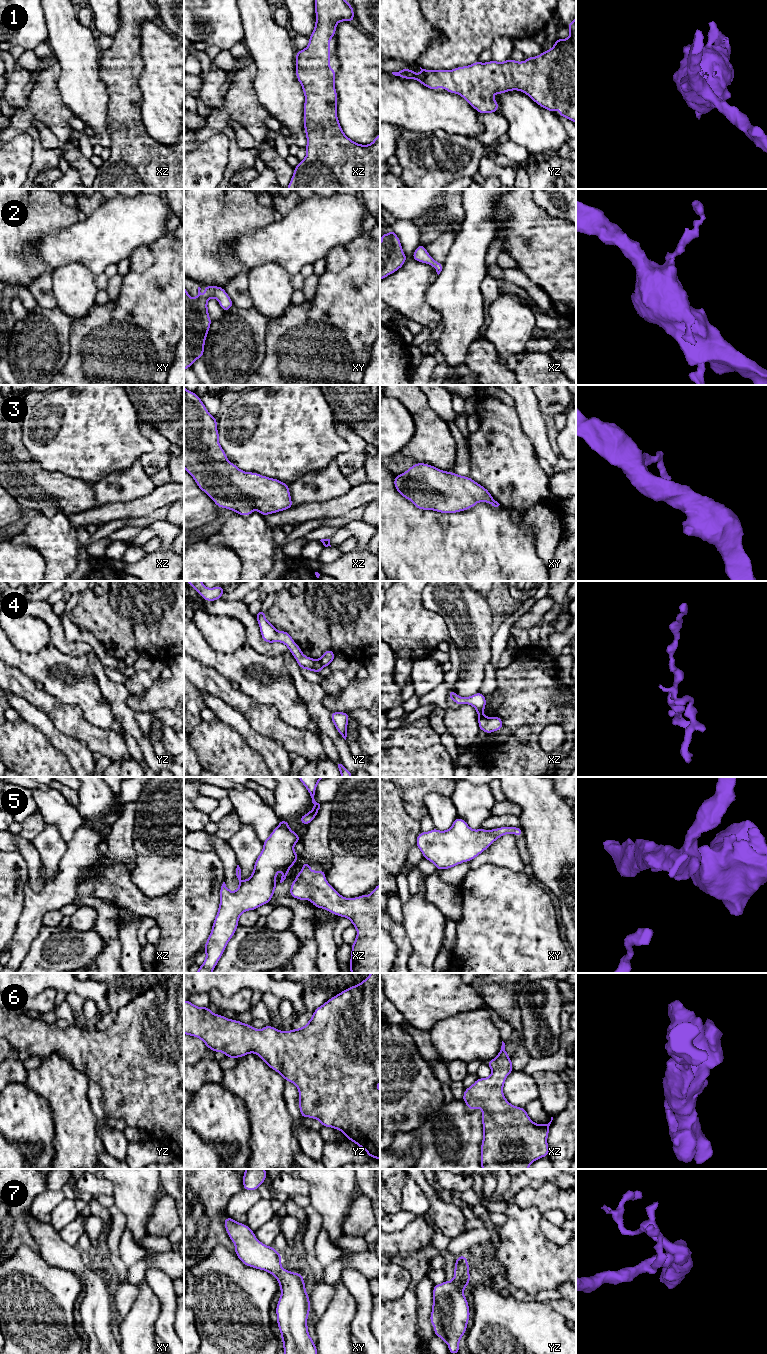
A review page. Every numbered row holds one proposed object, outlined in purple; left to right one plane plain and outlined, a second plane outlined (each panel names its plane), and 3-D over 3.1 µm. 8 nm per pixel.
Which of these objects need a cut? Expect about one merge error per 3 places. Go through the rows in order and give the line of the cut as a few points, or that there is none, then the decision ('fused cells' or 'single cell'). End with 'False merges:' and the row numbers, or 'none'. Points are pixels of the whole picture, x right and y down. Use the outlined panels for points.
1: no cut; single cell
2: no cut; single cell
3: no cut; single cell
4: cut in yz along (319, 659), (323, 666); fused cells
5: no cut; single cell
6: no cut; single cell
7: no cut; single cell
False merges: 4

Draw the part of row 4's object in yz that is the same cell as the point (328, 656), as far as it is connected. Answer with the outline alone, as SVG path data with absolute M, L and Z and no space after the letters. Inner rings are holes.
M328 649L324 652L323 656L320 658L320 662L323 667L329 666L335 658L335 654L332 649Z

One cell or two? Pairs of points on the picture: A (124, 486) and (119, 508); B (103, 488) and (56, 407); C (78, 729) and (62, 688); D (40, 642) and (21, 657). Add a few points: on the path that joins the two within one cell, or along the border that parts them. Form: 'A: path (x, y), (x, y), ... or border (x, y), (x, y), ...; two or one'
A: border (143, 496), (130, 501), (106, 503), (97, 507); two
B: border (120, 471), (110, 473), (100, 480), (91, 483); two
C: border (47, 692), (61, 702), (77, 705), (85, 719); two
D: border (10, 641), (30, 653), (49, 647); two

